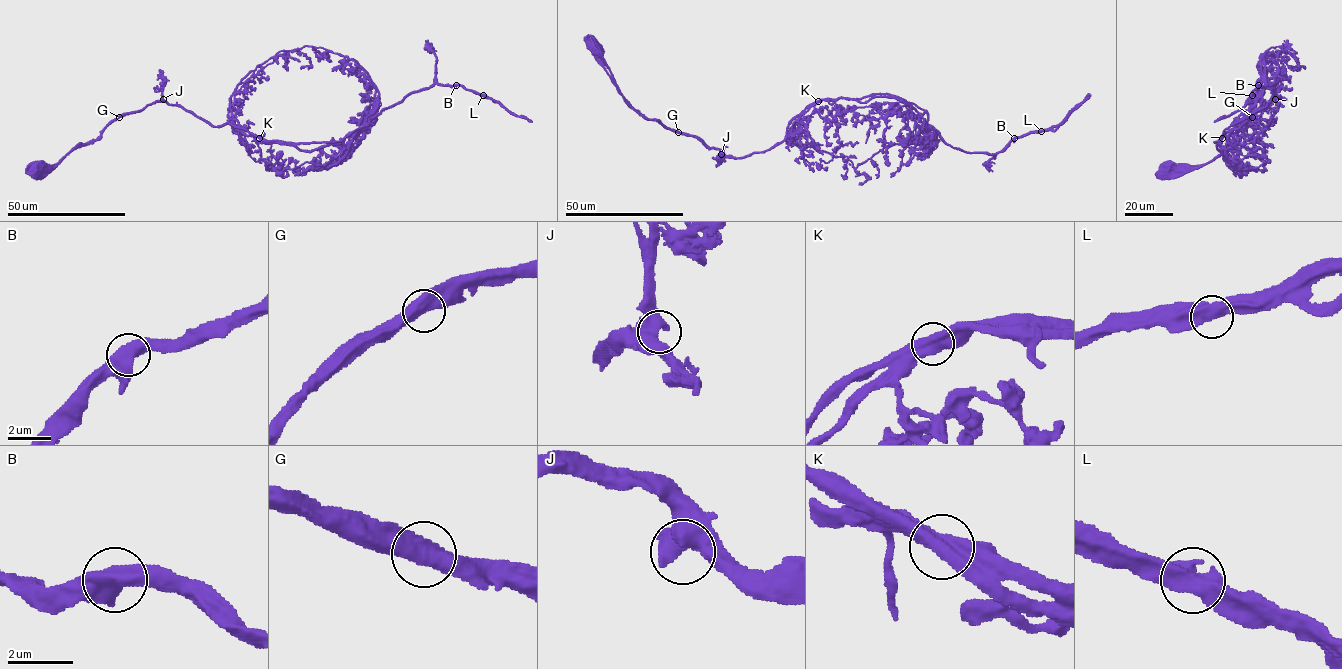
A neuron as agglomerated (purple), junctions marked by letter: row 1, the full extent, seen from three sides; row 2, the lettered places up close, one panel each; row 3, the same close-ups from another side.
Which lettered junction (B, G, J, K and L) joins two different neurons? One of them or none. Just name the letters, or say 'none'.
K

